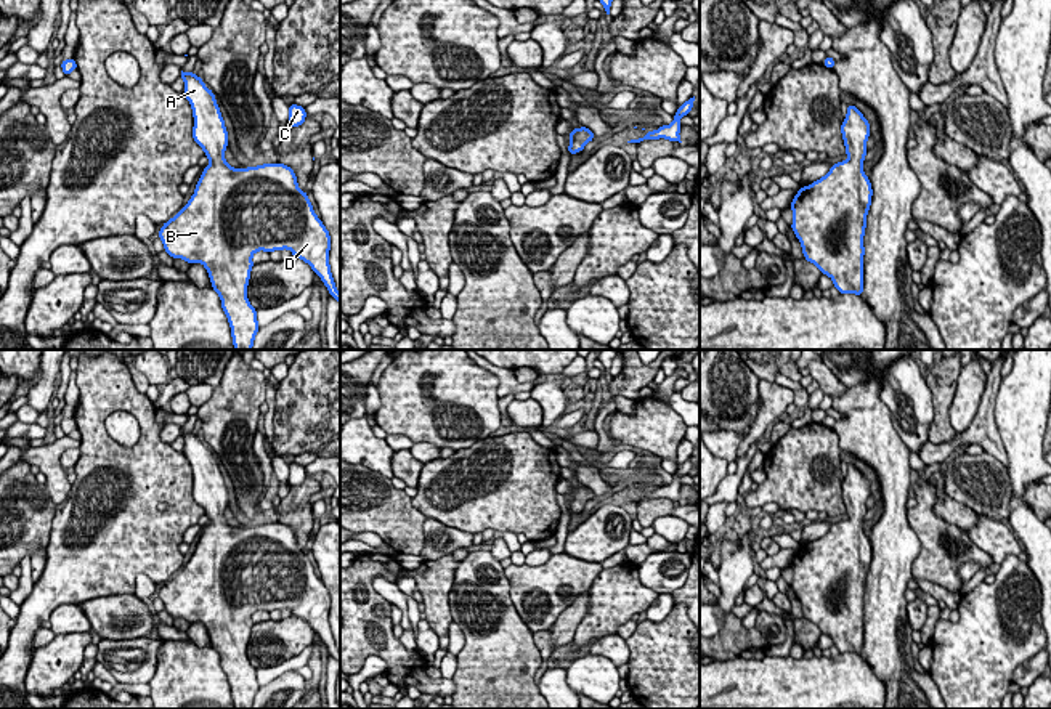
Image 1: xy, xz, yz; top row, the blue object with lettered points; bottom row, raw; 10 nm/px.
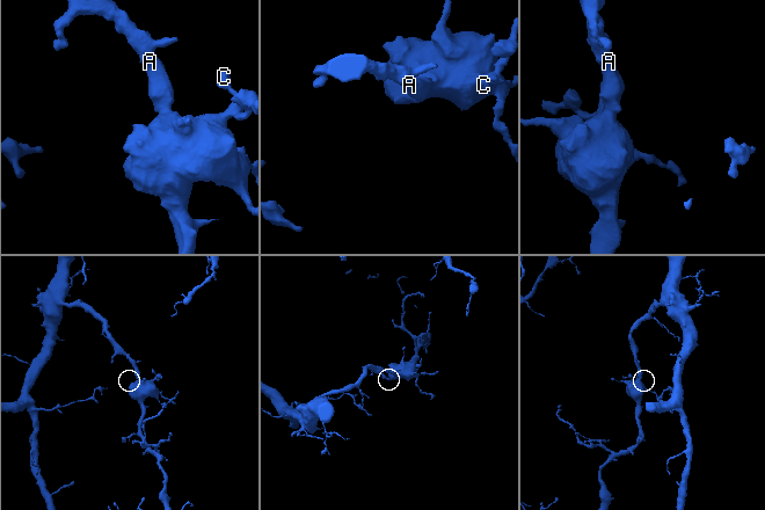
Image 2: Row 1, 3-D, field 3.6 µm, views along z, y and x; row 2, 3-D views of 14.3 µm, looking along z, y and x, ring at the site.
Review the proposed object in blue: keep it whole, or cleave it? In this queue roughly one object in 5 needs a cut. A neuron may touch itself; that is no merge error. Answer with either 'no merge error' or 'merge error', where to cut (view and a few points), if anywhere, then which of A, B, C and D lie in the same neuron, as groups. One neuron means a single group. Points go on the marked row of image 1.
no merge error; cut none; groups A B C D

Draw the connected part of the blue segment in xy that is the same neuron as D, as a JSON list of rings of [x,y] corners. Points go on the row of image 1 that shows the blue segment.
[[[181,71],[181,79],[185,80],[183,93],[194,117],[193,138],[204,149],[210,164],[204,168],[189,202],[162,225],[159,239],[172,258],[205,266],[212,289],[220,295],[221,308],[228,318],[234,350],[252,350],[260,329],[257,310],[247,298],[254,266],[252,255],[258,250],[271,253],[289,249],[294,257],[311,266],[327,287],[329,295],[340,303],[340,292],[329,265],[331,236],[316,217],[308,194],[298,189],[295,172],[290,167],[276,162],[239,170],[225,160],[228,132],[213,91],[193,71]]]

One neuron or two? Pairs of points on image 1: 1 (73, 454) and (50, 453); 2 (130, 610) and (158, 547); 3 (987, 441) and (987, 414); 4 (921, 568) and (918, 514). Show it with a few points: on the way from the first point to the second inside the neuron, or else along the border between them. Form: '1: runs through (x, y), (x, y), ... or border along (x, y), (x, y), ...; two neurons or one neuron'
1: border along (77, 446), (61, 454), (68, 472); two neurons
2: border along (133, 592), (109, 594), (97, 599); two neurons
3: runs through (987, 435), (987, 421); one neuron
4: runs through (928, 555), (928, 526); one neuron

